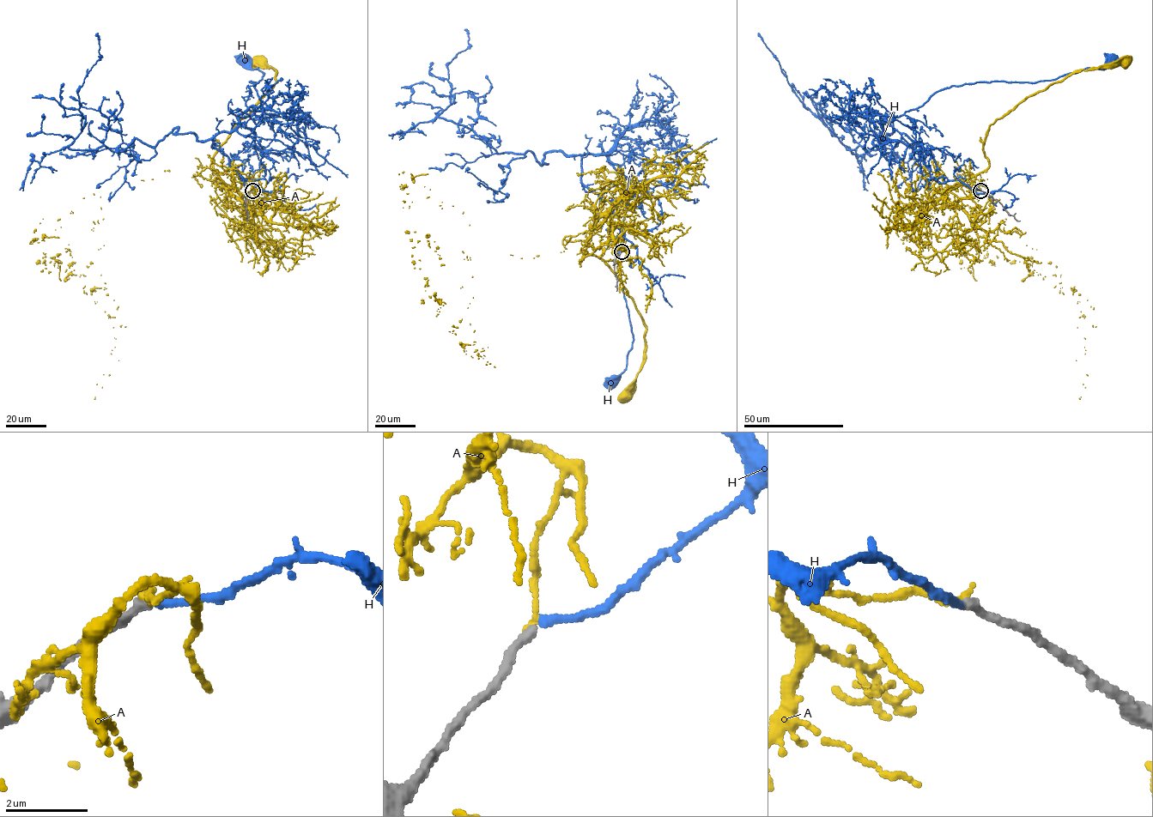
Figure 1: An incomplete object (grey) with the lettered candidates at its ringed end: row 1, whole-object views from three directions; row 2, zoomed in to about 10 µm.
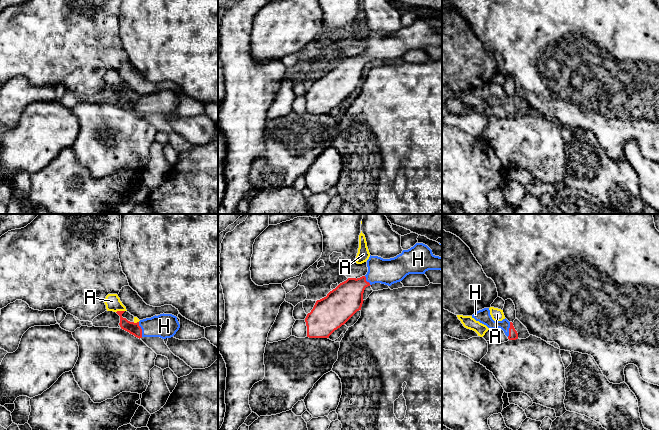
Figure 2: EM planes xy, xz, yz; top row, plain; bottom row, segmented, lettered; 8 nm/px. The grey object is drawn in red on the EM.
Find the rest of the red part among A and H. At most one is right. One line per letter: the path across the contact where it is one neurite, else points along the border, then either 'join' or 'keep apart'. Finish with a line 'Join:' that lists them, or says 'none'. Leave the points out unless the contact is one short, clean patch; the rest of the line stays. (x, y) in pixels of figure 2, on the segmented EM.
A: keep apart
H: way xy (133, 328), (141, 329), (164, 326); join
Join: H

